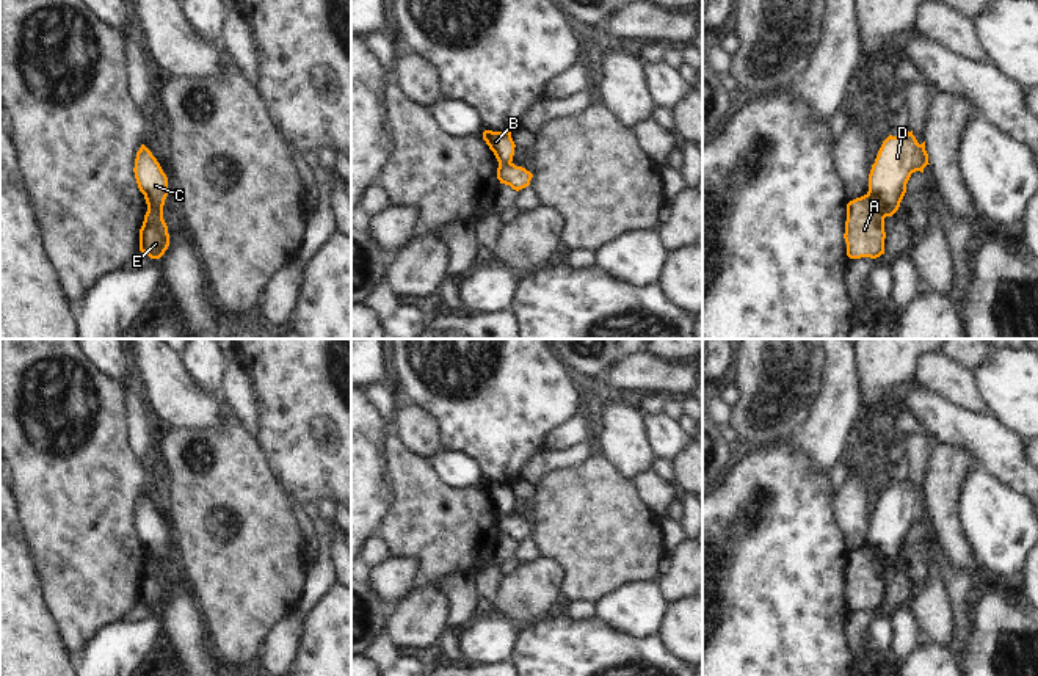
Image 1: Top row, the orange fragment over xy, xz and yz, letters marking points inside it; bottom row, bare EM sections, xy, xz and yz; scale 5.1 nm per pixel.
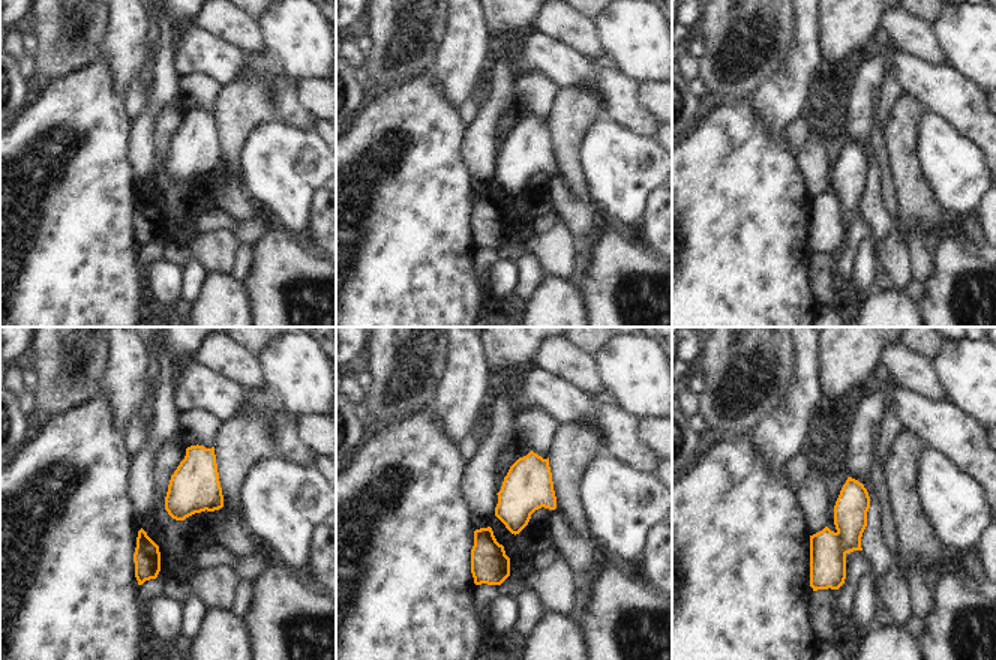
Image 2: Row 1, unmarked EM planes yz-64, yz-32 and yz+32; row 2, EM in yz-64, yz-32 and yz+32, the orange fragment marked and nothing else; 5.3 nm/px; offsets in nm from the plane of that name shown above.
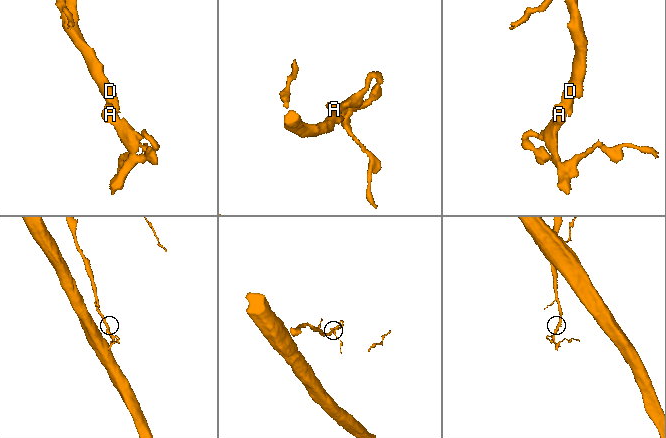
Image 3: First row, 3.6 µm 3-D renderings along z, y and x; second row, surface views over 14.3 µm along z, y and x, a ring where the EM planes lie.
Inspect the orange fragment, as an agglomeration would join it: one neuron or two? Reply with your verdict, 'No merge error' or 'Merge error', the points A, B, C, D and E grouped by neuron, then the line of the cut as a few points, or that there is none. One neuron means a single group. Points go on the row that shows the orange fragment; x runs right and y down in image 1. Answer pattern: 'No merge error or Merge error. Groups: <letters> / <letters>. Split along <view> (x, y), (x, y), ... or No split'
Merge error. Groups: A B E / C D. Split along yz (867, 193), (883, 218).

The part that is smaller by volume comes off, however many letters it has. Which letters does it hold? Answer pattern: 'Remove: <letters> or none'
Remove: A, B, E

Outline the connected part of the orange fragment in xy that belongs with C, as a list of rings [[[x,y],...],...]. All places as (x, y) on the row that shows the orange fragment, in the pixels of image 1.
[[[141,144],[136,152],[133,173],[138,188],[144,194],[147,209],[154,207],[163,213],[165,199],[168,196],[168,177],[144,144]]]

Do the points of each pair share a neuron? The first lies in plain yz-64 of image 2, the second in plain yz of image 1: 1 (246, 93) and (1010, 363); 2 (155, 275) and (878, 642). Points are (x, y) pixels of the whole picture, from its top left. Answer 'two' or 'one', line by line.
1: two
2: one

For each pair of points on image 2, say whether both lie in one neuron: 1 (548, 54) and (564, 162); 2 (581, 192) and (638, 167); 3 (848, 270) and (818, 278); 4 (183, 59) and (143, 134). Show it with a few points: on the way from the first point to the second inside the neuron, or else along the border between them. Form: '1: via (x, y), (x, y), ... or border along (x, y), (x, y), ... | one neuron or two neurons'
1: border along (561, 89), (588, 86), (596, 95) | two neurons
2: border along (579, 155), (584, 183), (590, 198), (597, 206) | two neurons
3: border along (837, 254), (833, 272) | two neurons
4: border along (174, 53), (174, 66), (180, 77) | two neurons

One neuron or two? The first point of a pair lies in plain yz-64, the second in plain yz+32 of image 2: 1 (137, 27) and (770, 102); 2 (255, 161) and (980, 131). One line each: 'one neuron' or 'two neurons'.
1: one neuron
2: two neurons

